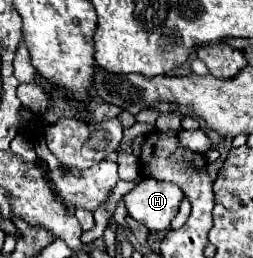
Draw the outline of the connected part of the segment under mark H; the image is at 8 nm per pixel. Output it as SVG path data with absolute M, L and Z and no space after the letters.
M146 177L130 193L124 195L128 215L150 231L168 231L170 221L176 217L182 189L170 181Z

